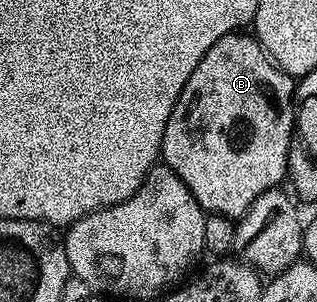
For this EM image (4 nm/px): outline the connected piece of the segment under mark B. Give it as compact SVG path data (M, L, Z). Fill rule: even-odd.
M231 34L220 38L220 42L216 42L216 46L212 46L212 50L208 50L208 54L204 54L204 58L200 58L200 66L196 66L196 70L192 70L192 78L188 78L188 82L184 82L184 90L180 90L180 98L168 118L168 126L164 126L164 138L160 149L161 163L167 164L182 179L184 186L188 186L188 190L192 190L196 202L203 210L216 216L231 218L240 218L252 206L252 202L260 193L279 187L287 179L286 163L288 162L290 140L294 136L296 111L295 77L281 72L278 65L266 55L266 51L253 35L242 35L246 34Z

